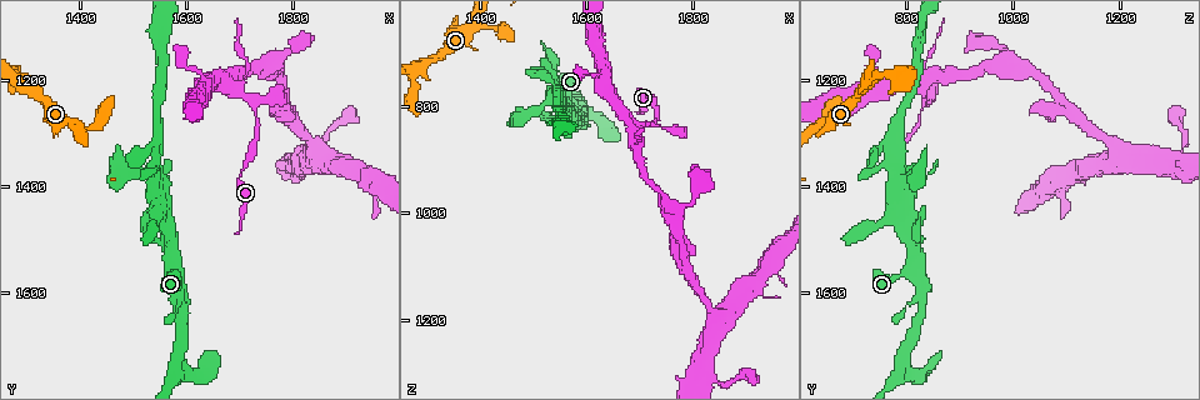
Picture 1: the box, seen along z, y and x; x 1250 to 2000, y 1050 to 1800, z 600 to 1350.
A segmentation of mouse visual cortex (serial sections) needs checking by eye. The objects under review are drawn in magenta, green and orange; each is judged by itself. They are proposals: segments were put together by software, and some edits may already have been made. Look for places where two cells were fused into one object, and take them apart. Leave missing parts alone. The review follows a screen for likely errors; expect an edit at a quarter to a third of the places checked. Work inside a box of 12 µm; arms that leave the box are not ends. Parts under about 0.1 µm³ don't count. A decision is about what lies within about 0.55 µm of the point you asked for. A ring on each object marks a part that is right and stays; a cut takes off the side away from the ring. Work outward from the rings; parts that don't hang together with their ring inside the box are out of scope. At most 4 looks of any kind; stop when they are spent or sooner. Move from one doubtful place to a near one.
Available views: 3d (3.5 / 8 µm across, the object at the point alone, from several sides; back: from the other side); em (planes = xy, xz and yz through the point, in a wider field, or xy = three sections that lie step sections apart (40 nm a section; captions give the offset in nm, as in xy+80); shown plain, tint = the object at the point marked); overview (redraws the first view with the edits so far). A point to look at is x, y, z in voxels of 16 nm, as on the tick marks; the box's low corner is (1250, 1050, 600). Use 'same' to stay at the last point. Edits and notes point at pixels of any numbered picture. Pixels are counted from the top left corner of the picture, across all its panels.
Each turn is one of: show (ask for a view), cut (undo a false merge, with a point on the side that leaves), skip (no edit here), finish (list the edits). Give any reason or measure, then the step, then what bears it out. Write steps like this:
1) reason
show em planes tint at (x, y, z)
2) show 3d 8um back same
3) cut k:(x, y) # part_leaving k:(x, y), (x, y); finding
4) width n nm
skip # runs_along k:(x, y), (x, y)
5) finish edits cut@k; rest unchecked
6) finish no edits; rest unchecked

show 3d 3.5um at (1430, 1285, 655)

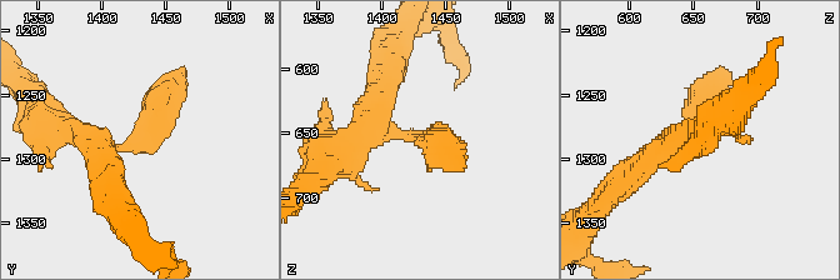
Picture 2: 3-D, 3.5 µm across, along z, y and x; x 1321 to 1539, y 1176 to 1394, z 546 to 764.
need the tissue
show em xy step 2 tint at (1432, 1288, 656)

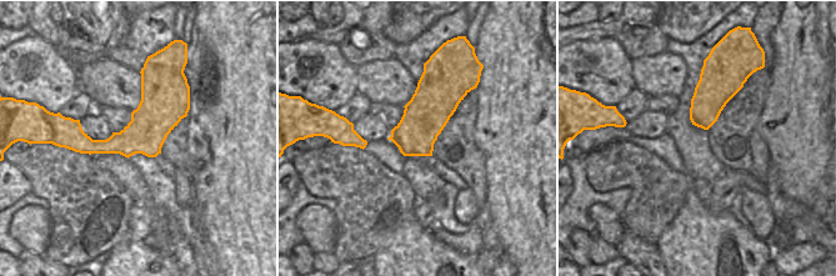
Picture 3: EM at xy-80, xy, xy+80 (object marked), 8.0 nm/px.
width 360 nm
skip # runs_along 2:(65, 129), (138, 148), (176, 79); all the same cell

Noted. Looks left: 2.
sharp bend
show 3d 3.5um back at (1690, 1210, 835)

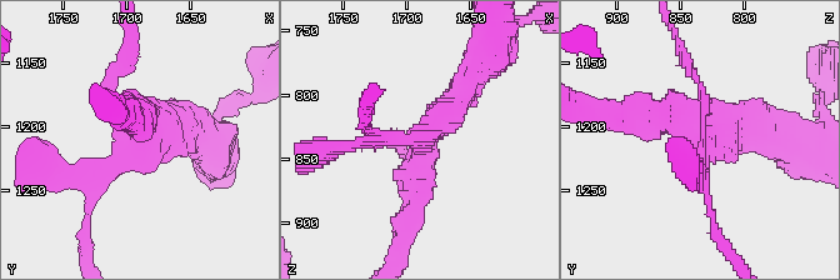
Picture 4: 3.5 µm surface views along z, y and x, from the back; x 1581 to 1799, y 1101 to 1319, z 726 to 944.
show em planes tint at (1688, 1214, 834)

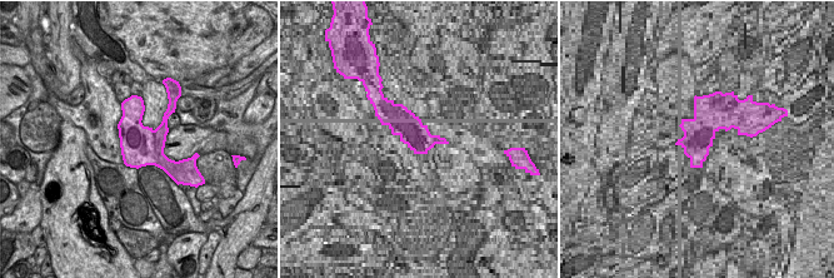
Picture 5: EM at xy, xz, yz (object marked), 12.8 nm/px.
cut 4:(159, 104) # part_leaving 4:(101, 179), (140, 148), (136, 118); a second cell is stuck on

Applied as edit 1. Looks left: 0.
finish edits cut@4; rest unchecked

